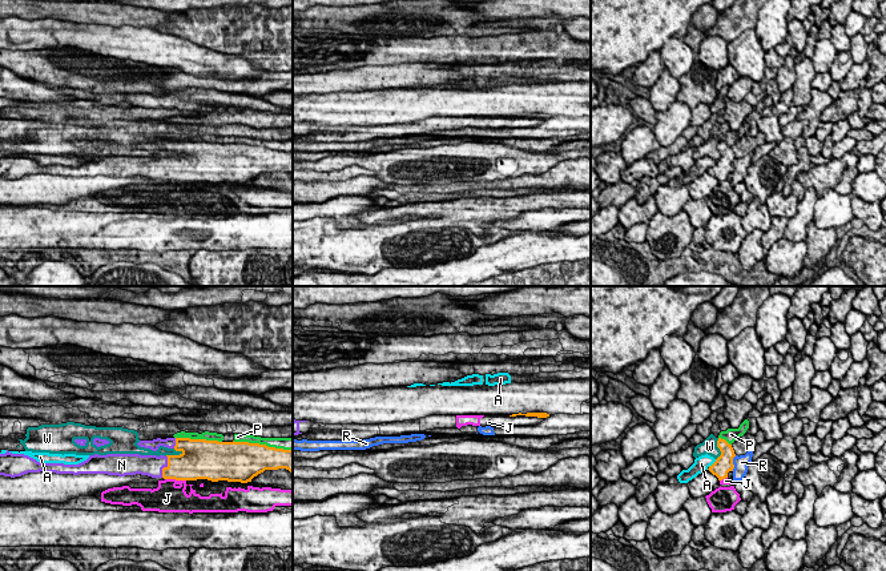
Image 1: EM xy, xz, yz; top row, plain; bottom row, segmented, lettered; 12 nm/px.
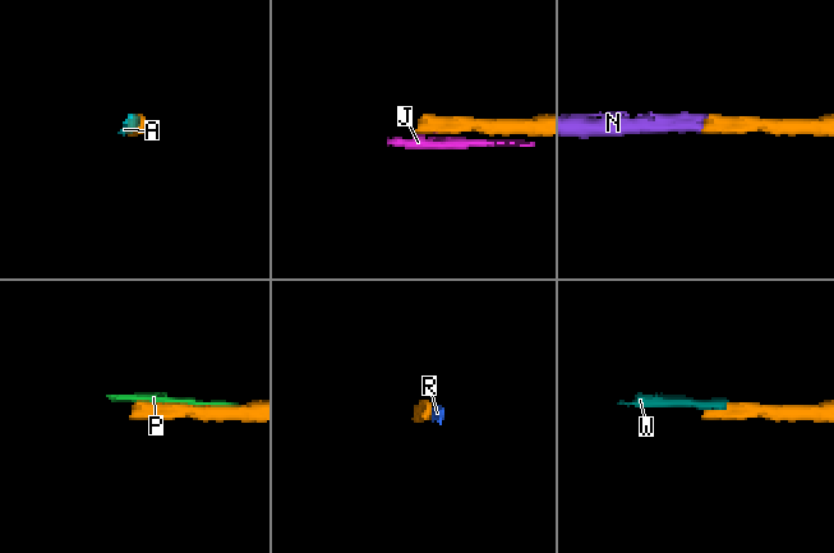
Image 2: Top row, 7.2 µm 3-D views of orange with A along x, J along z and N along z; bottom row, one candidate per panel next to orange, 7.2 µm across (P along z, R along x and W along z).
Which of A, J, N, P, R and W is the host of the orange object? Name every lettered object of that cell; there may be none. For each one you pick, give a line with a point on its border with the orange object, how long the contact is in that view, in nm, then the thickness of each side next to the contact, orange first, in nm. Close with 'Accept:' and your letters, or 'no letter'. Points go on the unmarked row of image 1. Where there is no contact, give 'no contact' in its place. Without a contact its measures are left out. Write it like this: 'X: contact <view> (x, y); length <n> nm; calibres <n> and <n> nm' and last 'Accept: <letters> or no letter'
N: contact xy (165, 169); length 280 nm; calibres 320 and 260 nm
Accept: N

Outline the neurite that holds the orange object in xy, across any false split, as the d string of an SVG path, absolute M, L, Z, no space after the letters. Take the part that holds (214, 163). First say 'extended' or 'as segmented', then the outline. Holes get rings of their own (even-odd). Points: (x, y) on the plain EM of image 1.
extended; M166 140L153 142L140 142L140 149L157 153L160 148L174 150L180 157L140 157L140 156L106 156L89 157L89 160L78 166L64 165L40 165L36 161L24 156L12 156L7 152L0 156L0 177L21 178L28 174L56 174L56 176L108 176L108 177L148 177L152 180L176 181L176 182L197 182L208 181L212 184L251 184L254 178L265 172L286 170L293 174L293 152L269 149L259 145L249 144L218 144L206 141L190 140Z

